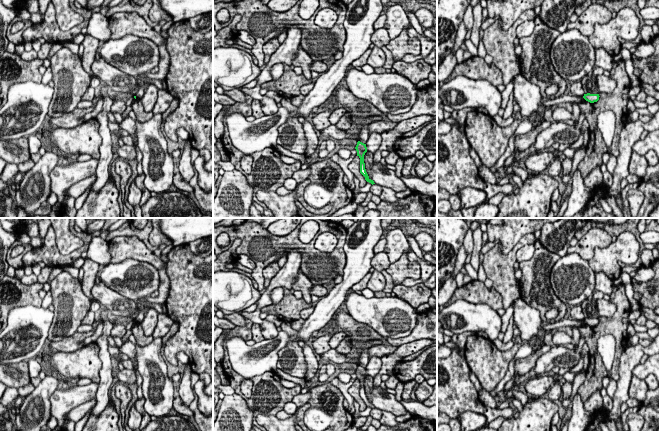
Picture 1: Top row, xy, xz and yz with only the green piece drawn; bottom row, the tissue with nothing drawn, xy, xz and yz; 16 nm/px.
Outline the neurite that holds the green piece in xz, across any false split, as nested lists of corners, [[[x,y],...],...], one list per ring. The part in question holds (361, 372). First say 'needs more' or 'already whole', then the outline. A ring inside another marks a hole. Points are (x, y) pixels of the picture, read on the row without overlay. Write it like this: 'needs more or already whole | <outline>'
already whole | [[[358,365],[355,371],[357,375],[357,380],[360,382],[360,397],[365,401],[365,404],[372,409],[375,408],[373,404],[371,404],[366,396],[365,387],[364,387],[364,379],[367,376],[366,368]]]

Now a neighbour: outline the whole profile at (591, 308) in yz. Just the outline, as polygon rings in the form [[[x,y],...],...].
[[[605,299],[585,300],[582,304],[584,318],[611,317],[616,311],[616,305]]]

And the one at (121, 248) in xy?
[[[117,236],[108,242],[111,263],[120,263],[126,259],[147,262],[161,270],[165,263],[149,250],[143,241],[136,236]]]

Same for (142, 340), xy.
[[[135,323],[132,331],[134,332],[133,335],[136,339],[136,343],[141,347],[146,346],[153,341],[152,336],[147,337],[144,335],[143,328],[140,323]]]

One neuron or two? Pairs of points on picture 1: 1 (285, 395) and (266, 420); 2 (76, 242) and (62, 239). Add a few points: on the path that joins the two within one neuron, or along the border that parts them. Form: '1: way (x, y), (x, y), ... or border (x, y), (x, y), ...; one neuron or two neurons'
1: border (275, 415), (257, 414), (255, 416); two neurons
2: way (73, 242), (65, 240); one neuron

